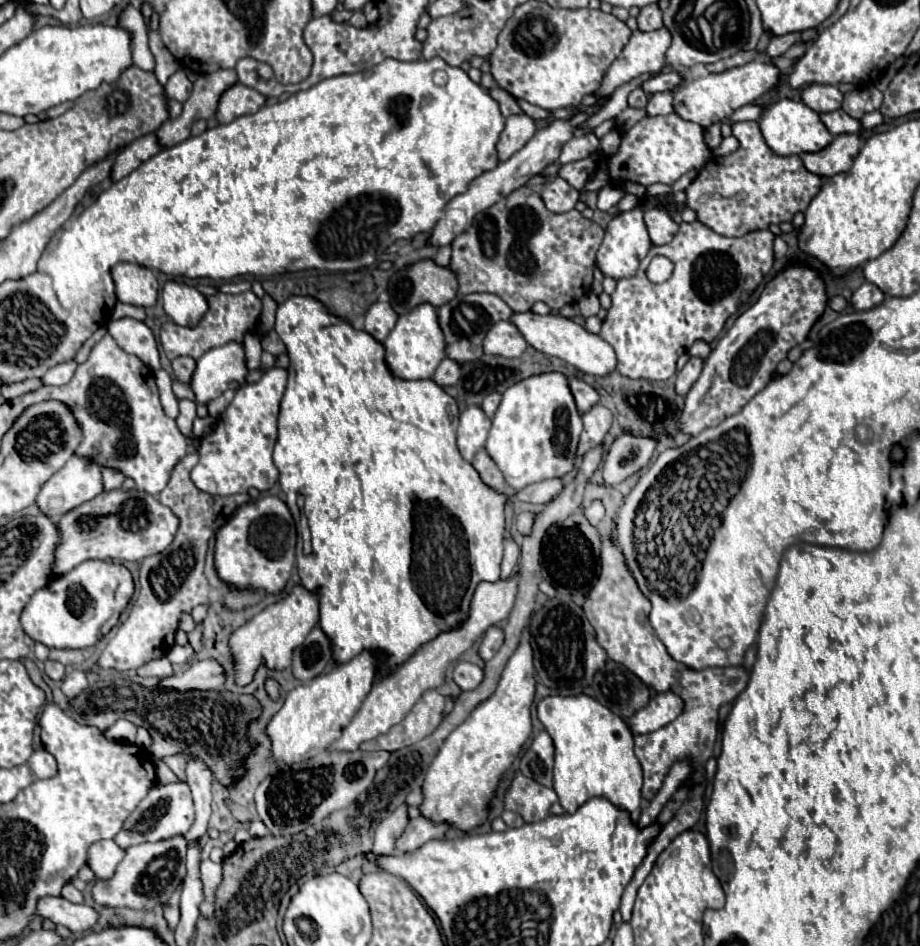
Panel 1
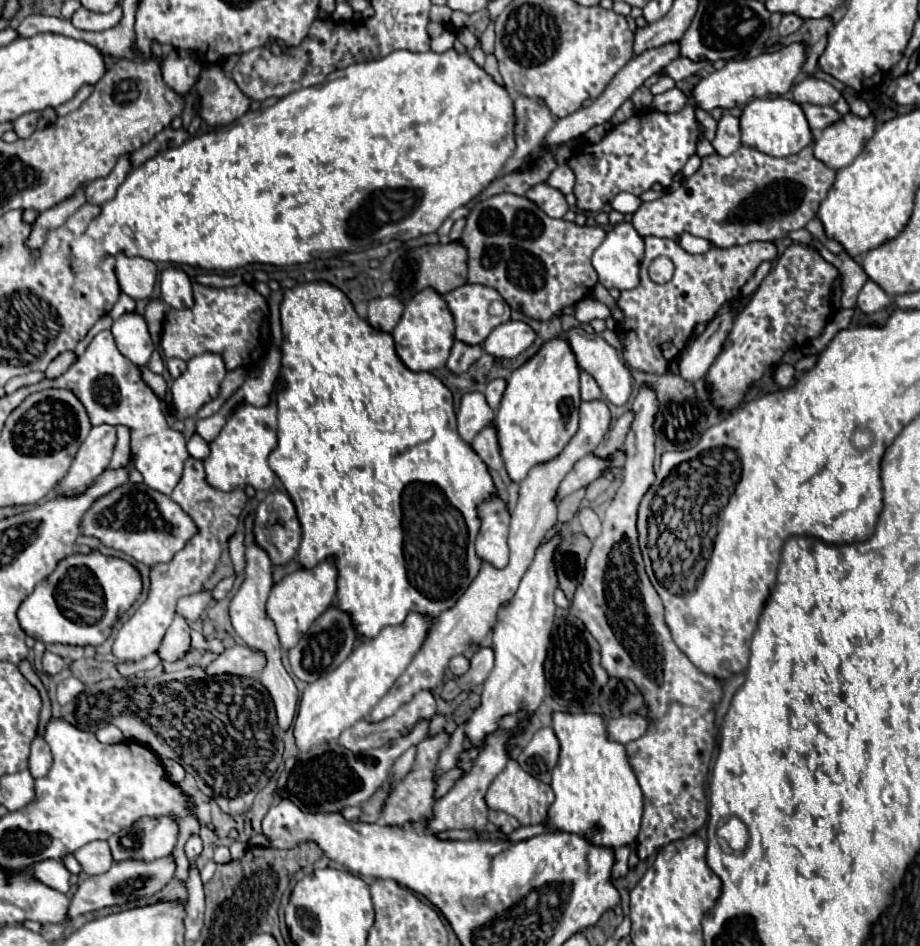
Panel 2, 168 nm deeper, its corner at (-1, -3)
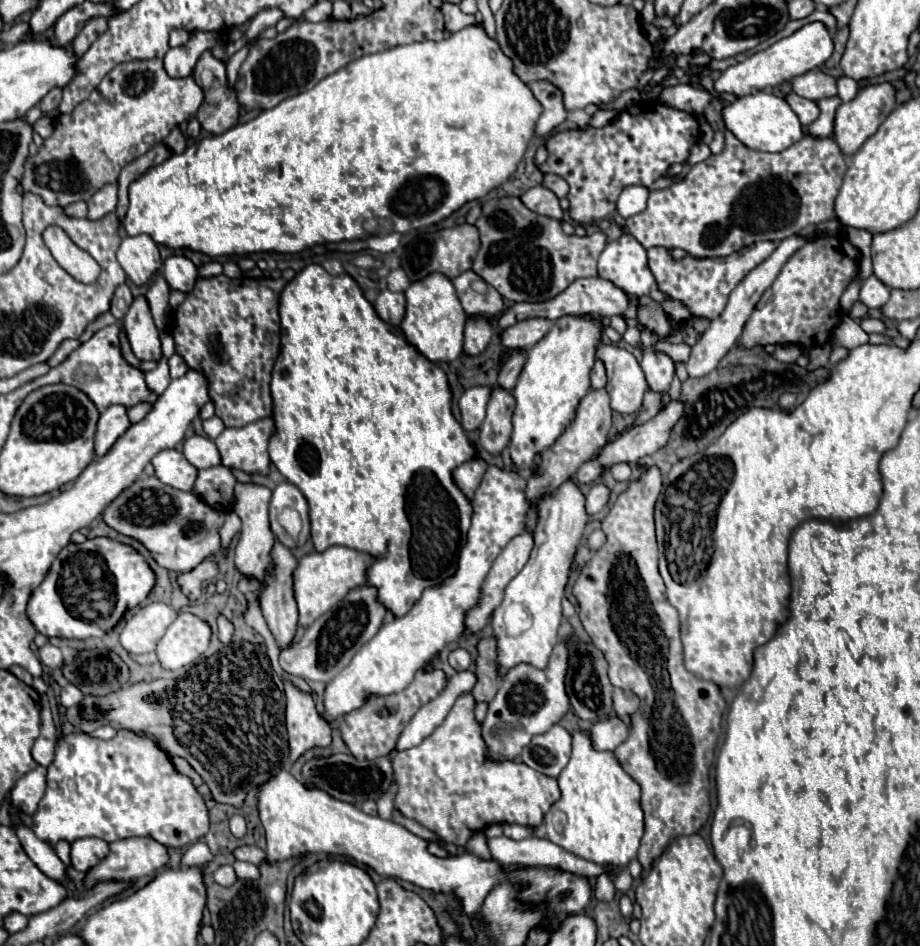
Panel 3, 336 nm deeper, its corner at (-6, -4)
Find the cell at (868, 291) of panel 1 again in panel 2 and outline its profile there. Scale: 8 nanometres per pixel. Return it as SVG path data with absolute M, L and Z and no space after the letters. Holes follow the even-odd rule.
M867 281L863 285L863 289L859 291L859 297L857 297L857 307L863 313L883 311L889 303L891 303L891 297L875 281Z

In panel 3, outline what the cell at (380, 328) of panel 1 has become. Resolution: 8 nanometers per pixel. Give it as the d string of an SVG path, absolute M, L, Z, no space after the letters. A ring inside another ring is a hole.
M384 290L378 294L376 302L374 302L374 310L378 312L378 316L390 324L390 326L400 326L404 312L406 312L406 298L402 292L390 292Z

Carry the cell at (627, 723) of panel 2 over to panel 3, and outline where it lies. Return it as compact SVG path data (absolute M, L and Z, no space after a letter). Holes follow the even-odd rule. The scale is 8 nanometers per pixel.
M608 718L596 722L590 728L590 734L596 750L614 750L628 738L628 724L624 724L620 718Z

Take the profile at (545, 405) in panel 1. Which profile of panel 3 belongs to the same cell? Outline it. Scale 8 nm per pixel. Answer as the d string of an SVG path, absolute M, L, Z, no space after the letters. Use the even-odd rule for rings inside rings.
M564 316L556 320L550 328L550 332L526 352L526 364L518 376L518 382L512 390L512 396L516 400L512 424L512 440L510 440L510 456L518 470L532 468L536 464L538 454L542 454L546 448L550 448L560 434L568 428L568 424L576 418L576 408L580 400L590 392L590 370L596 362L596 346L600 344L602 326L596 318L576 318L576 316Z

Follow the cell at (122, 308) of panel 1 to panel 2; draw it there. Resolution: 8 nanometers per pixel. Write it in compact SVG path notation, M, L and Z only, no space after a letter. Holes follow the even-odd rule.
M121 293L119 299L117 299L117 303L113 305L113 309L111 309L109 315L111 315L113 319L117 319L119 315L123 315L123 313L127 313L127 311L135 311L135 301L133 301L129 295Z

